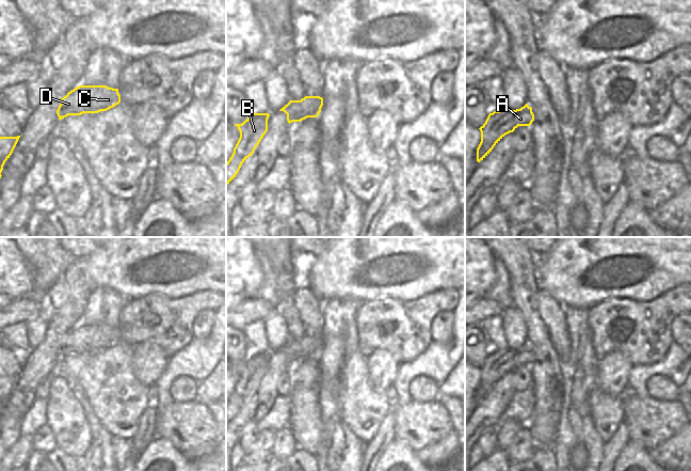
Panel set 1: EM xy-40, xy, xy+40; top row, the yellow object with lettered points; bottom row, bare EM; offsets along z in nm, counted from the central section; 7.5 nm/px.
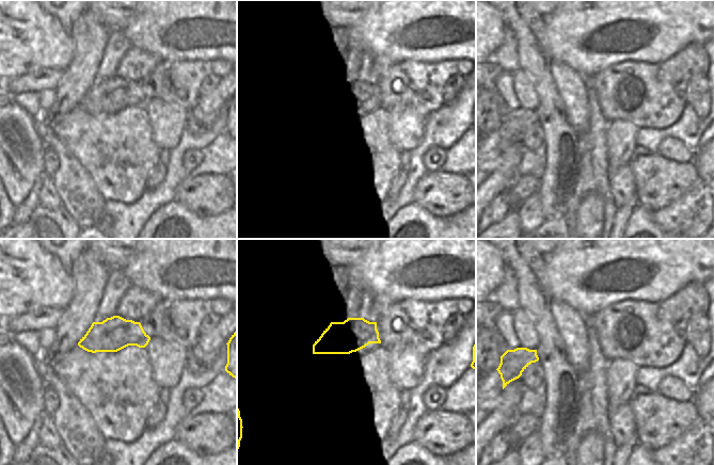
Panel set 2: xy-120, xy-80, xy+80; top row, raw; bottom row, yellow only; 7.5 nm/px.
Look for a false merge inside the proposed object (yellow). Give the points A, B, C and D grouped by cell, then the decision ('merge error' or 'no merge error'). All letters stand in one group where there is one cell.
A B C D | no merge error

